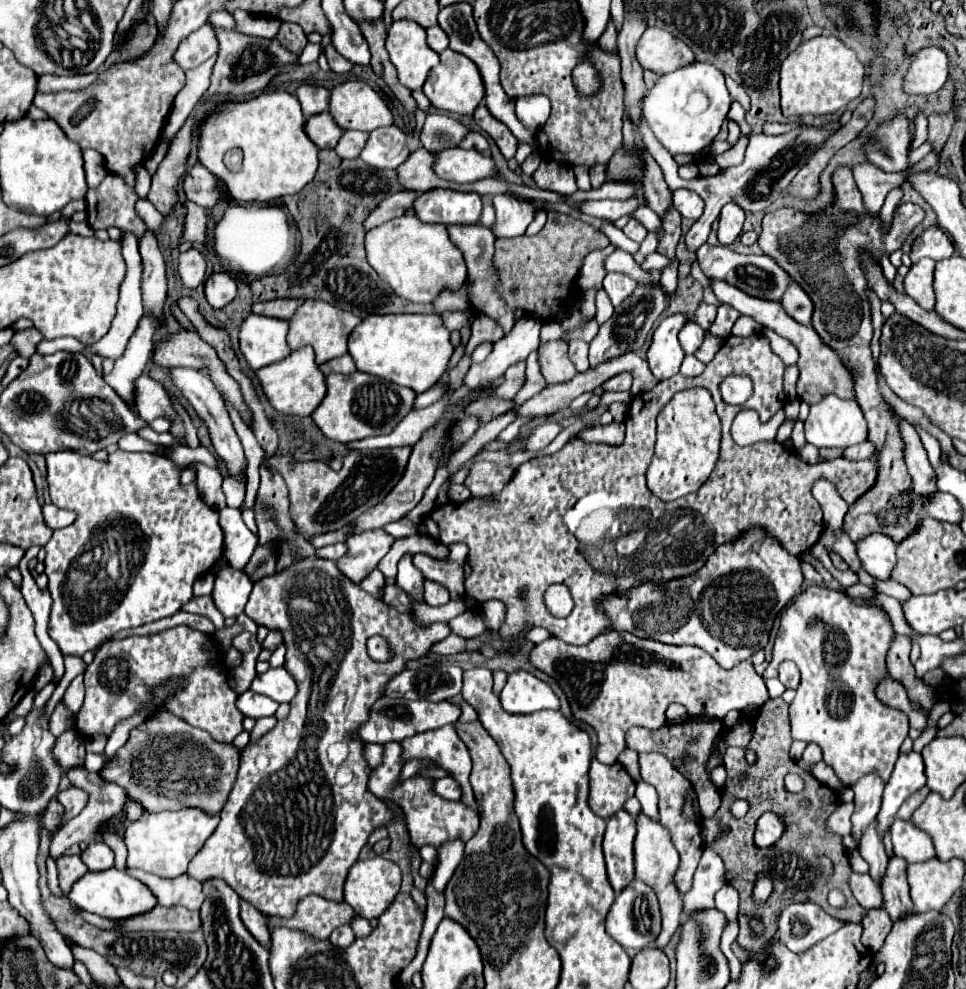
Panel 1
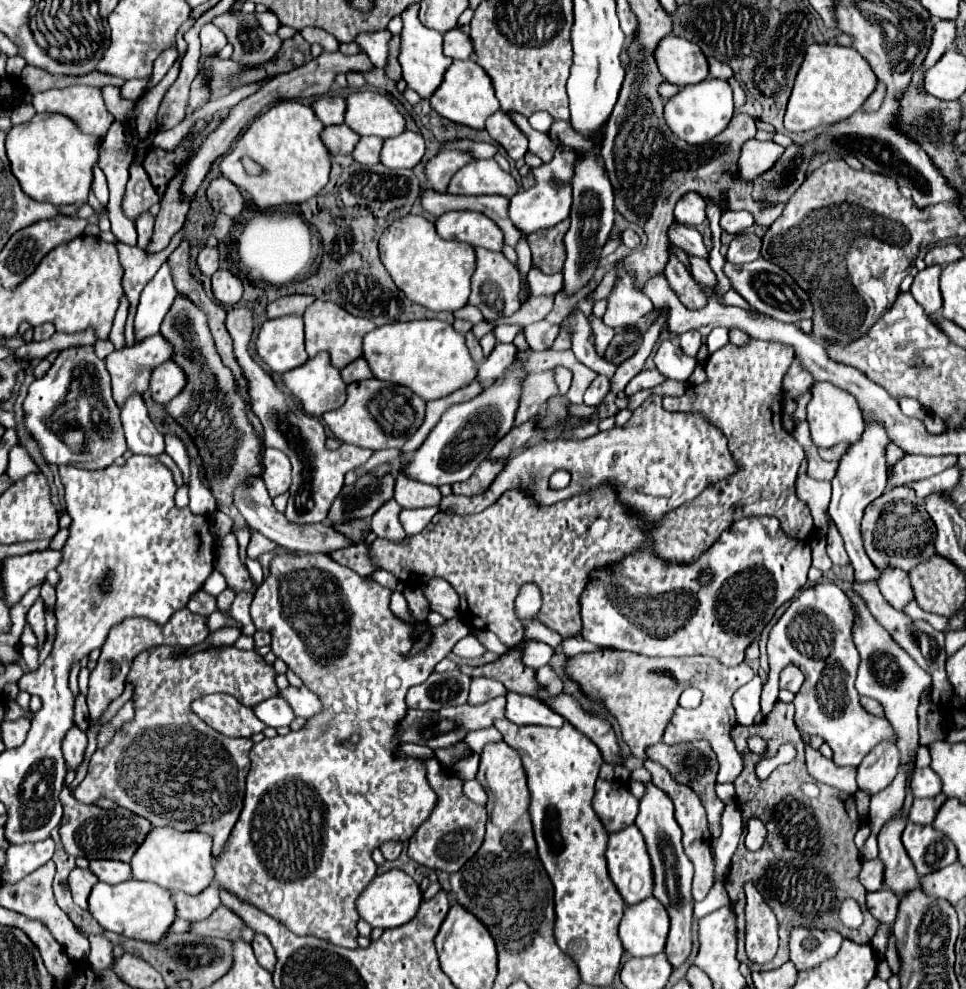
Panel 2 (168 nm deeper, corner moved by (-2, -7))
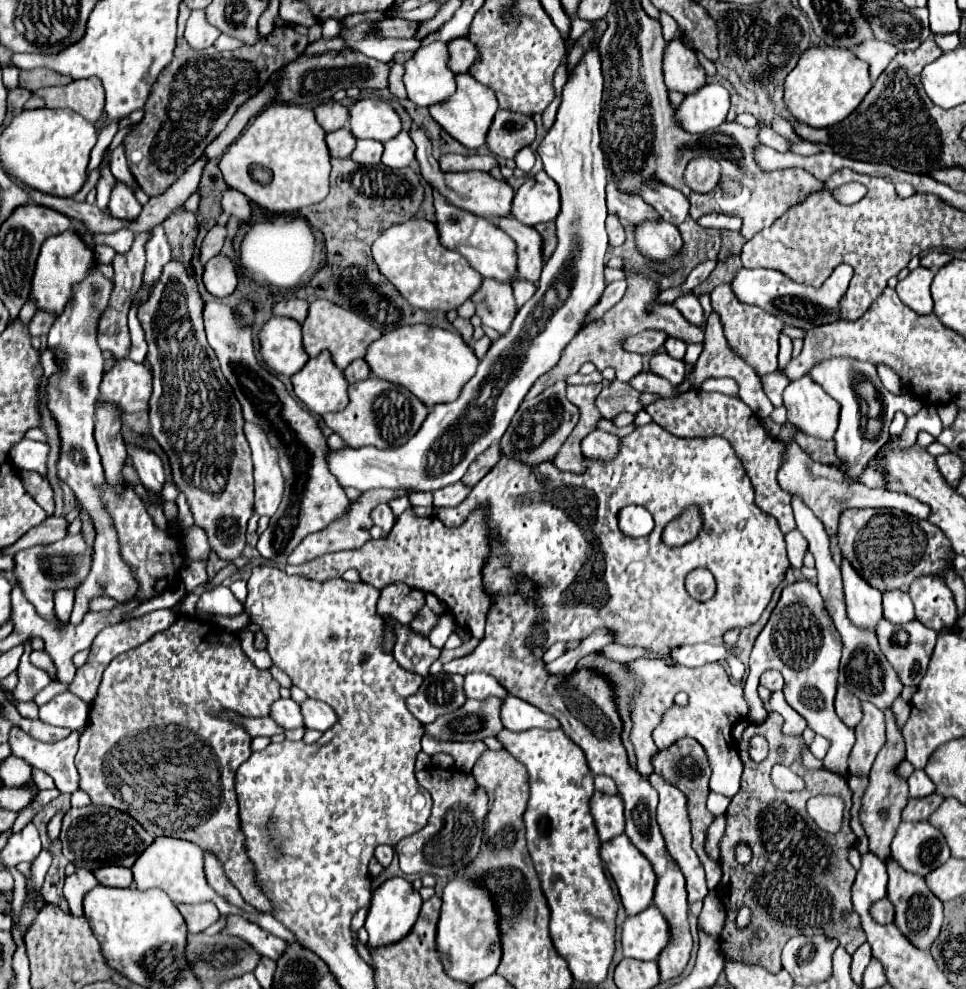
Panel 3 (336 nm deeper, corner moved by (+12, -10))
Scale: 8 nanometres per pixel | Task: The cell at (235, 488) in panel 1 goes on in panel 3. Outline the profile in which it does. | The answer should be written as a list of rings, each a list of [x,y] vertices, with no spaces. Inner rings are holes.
[[[193,525],[183,531],[181,538],[184,558],[190,560],[209,559],[211,549],[208,537],[202,528]]]

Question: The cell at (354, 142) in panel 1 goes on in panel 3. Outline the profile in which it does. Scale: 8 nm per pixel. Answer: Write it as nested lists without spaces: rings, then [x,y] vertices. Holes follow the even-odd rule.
[[[358,141],[350,159],[356,159],[358,163],[380,163],[382,151],[384,145],[380,141]]]

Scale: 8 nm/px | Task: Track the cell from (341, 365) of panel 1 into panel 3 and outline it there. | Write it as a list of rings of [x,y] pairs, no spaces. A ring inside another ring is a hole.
[[[356,359],[344,369],[344,375],[346,375],[348,383],[356,383],[356,381],[368,379],[372,375],[372,371],[370,371],[370,367],[368,367],[368,363],[364,359]]]

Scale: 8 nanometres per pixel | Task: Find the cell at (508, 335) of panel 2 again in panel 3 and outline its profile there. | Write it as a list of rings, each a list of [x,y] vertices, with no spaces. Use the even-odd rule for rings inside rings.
[[[518,281],[518,283],[512,283],[514,287],[514,295],[516,295],[516,305],[524,305],[534,293],[536,293],[536,285],[530,283],[530,281]]]

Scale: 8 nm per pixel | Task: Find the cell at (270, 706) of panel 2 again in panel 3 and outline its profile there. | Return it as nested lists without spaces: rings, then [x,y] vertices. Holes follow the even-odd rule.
[[[278,699],[272,705],[272,719],[278,721],[278,725],[286,727],[286,729],[296,729],[296,727],[304,727],[304,715],[300,705],[294,699]]]

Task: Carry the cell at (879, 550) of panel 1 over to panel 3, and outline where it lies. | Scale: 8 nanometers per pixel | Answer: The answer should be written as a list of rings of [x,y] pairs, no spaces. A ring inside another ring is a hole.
[[[888,591],[888,595],[884,595],[884,617],[896,625],[914,621],[916,615],[912,599],[902,595],[902,591]]]

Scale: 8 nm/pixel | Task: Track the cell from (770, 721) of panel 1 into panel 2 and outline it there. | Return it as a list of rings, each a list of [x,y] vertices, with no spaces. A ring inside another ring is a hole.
[[[776,702],[774,710],[764,718],[760,726],[734,726],[730,736],[736,744],[736,750],[742,754],[744,768],[740,776],[734,780],[736,786],[736,804],[742,810],[742,818],[748,820],[752,816],[760,818],[766,824],[768,836],[764,846],[758,852],[750,852],[746,848],[738,848],[732,856],[730,872],[726,878],[726,890],[732,902],[732,910],[738,918],[738,960],[744,962],[750,970],[774,970],[788,960],[788,934],[794,926],[808,928],[832,928],[840,932],[844,938],[854,942],[870,942],[878,928],[878,920],[870,916],[864,894],[866,890],[858,882],[860,872],[860,854],[854,844],[854,834],[860,828],[860,816],[854,808],[852,800],[846,800],[844,794],[832,786],[822,784],[822,792],[818,798],[810,800],[800,792],[802,782],[814,782],[804,766],[804,740],[794,728],[794,706]],[[760,736],[766,740],[766,754],[776,756],[780,744],[794,744],[796,758],[790,764],[778,766],[766,780],[758,780],[754,774],[754,764],[760,760],[760,754],[754,754],[748,748],[748,738]],[[752,880],[758,892],[768,902],[770,910],[776,914],[780,922],[780,948],[776,958],[768,964],[752,964],[744,952],[744,882]],[[844,898],[854,898],[864,914],[864,924],[858,930],[846,928],[838,918],[838,908]]]

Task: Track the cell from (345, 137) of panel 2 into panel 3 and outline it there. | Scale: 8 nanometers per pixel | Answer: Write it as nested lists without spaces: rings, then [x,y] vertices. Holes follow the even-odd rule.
[[[340,129],[336,133],[328,133],[326,143],[332,157],[350,157],[356,147],[356,137],[350,133],[350,129]]]

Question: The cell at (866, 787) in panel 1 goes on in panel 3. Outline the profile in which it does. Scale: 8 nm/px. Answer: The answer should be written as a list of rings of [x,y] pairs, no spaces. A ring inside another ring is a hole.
[[[862,701],[862,721],[854,727],[856,745],[850,753],[850,771],[852,773],[868,773],[880,747],[884,745],[884,713],[872,705]]]

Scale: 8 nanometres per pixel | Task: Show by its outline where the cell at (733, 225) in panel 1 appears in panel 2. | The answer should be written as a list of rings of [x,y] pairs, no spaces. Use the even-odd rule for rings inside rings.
[[[728,210],[722,214],[722,220],[720,220],[720,226],[722,230],[726,230],[728,234],[742,234],[746,228],[750,228],[754,224],[754,216],[746,210],[740,210],[740,212],[734,212],[734,210]]]

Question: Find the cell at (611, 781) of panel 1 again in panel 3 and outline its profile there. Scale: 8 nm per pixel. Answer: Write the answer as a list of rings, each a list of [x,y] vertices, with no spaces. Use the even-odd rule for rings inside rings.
[[[594,791],[590,807],[602,843],[624,833],[624,803],[618,795]]]

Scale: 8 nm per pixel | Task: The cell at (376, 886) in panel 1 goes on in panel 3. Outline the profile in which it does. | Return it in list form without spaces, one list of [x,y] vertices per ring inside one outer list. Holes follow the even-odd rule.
[[[394,877],[384,881],[374,893],[372,893],[372,901],[370,901],[370,913],[366,919],[366,931],[370,935],[368,945],[370,947],[386,947],[386,945],[394,945],[398,941],[402,941],[414,927],[420,909],[422,909],[422,897],[420,893],[412,887],[412,883],[408,883],[402,877]]]

